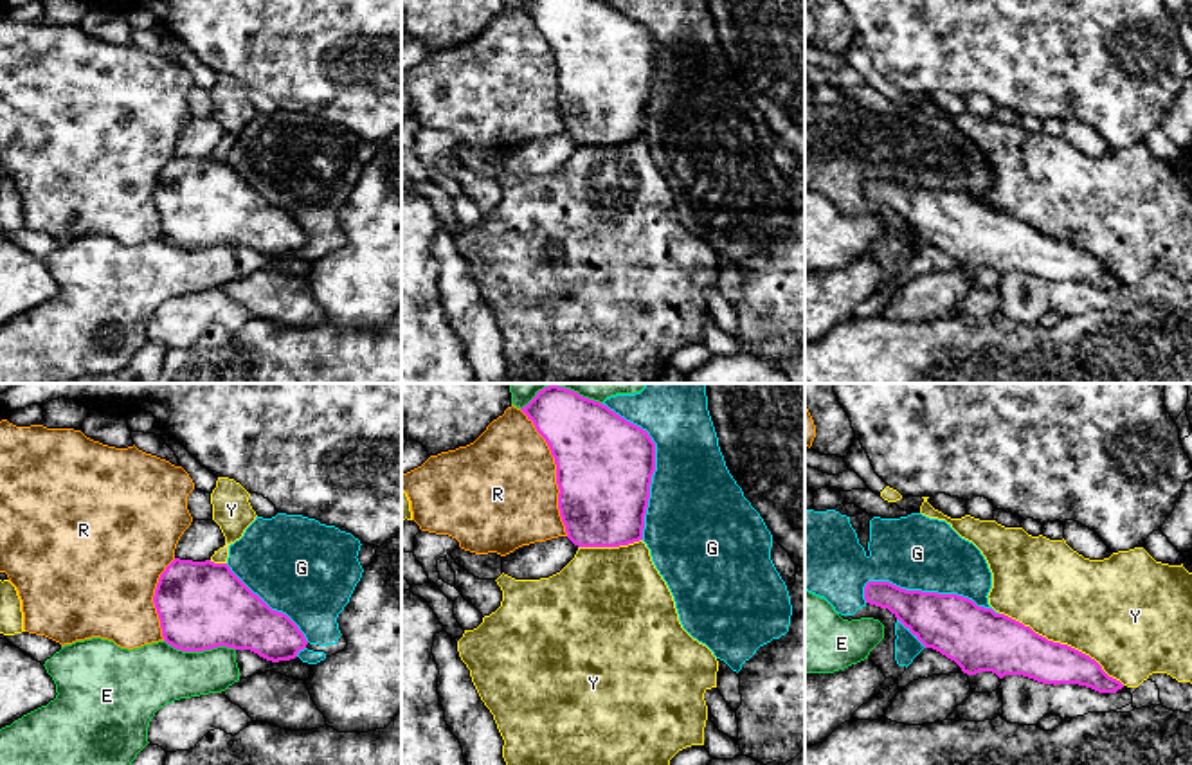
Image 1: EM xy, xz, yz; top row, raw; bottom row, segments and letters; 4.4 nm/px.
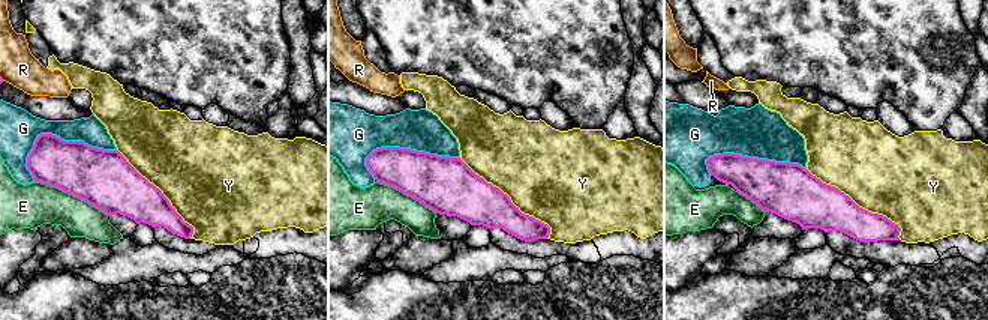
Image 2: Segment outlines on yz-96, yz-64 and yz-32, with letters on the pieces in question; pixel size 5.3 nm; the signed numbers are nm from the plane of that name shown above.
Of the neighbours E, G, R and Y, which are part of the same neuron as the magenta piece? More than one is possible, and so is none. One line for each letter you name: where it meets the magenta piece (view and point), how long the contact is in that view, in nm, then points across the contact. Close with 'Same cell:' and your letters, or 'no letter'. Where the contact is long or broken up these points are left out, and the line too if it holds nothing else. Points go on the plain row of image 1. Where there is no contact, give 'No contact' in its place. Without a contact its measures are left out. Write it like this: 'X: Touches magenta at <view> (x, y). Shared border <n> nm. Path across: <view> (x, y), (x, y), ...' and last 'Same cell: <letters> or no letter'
Same cell: no letter

